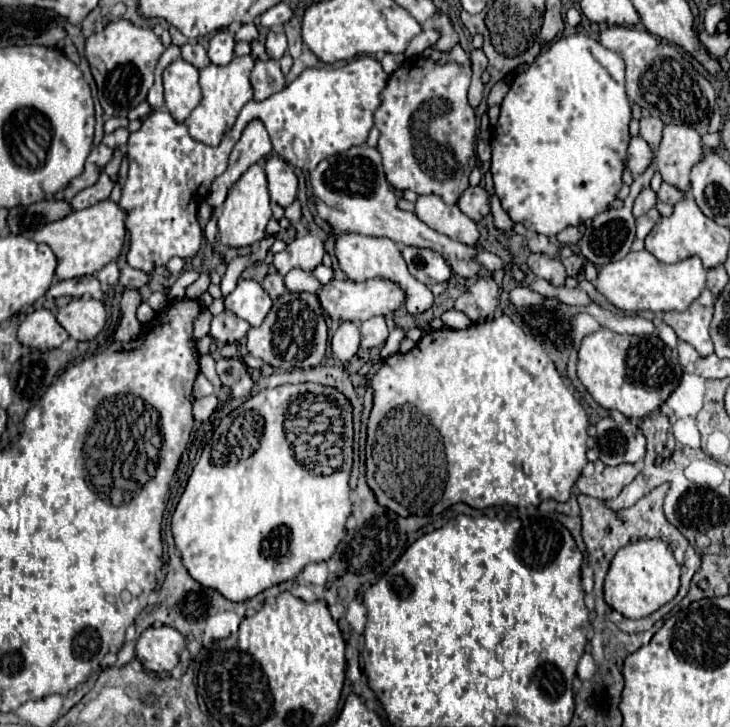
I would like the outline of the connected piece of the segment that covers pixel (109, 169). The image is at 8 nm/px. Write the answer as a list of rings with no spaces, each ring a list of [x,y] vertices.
[[[114,150],[114,158],[106,164],[106,168],[104,168],[104,172],[116,182],[116,178],[118,178],[118,168],[120,168],[120,162],[122,162],[122,158],[124,158],[124,154],[122,154],[122,150]]]

